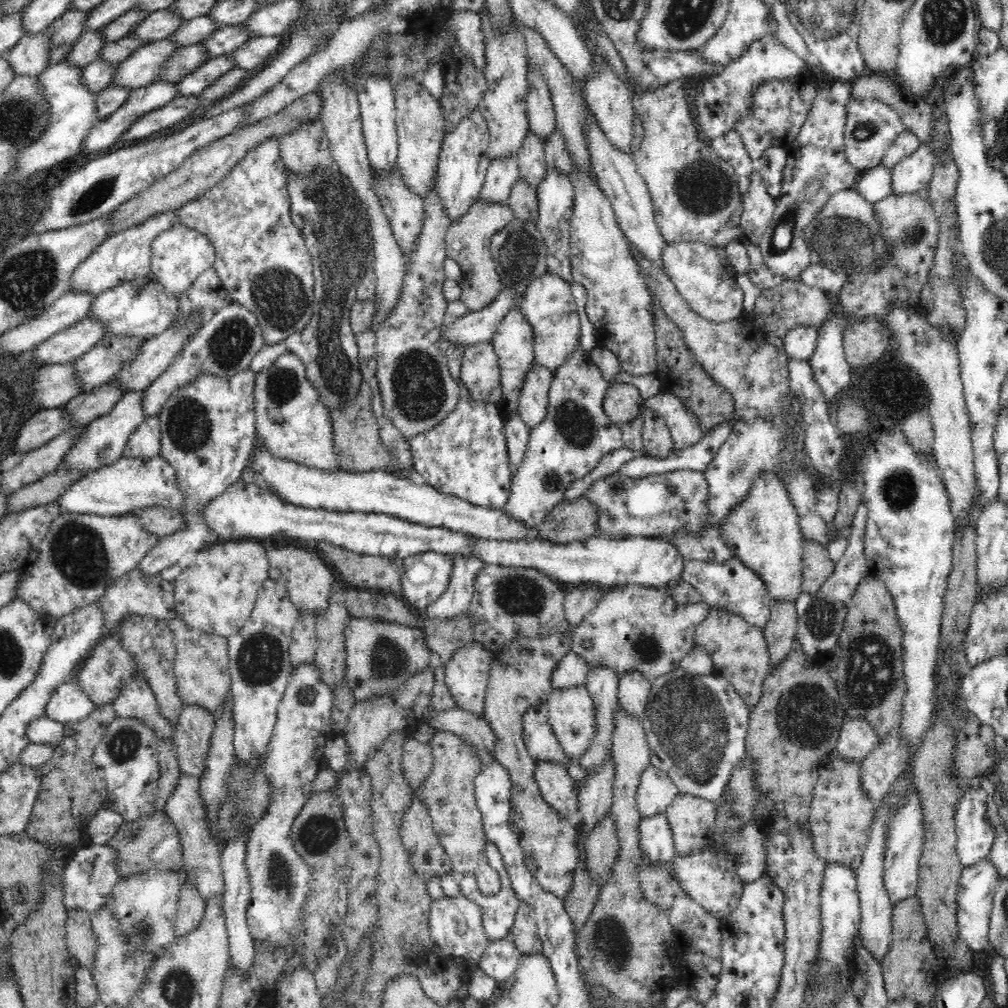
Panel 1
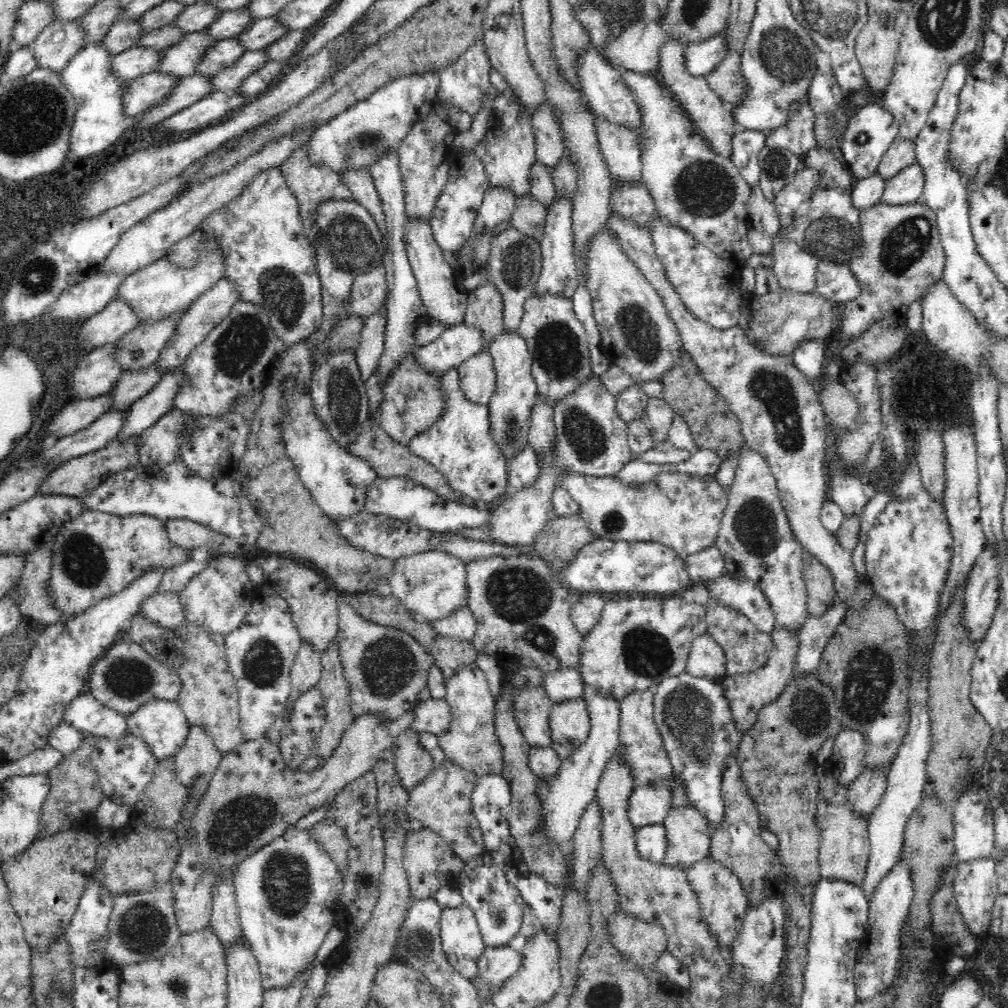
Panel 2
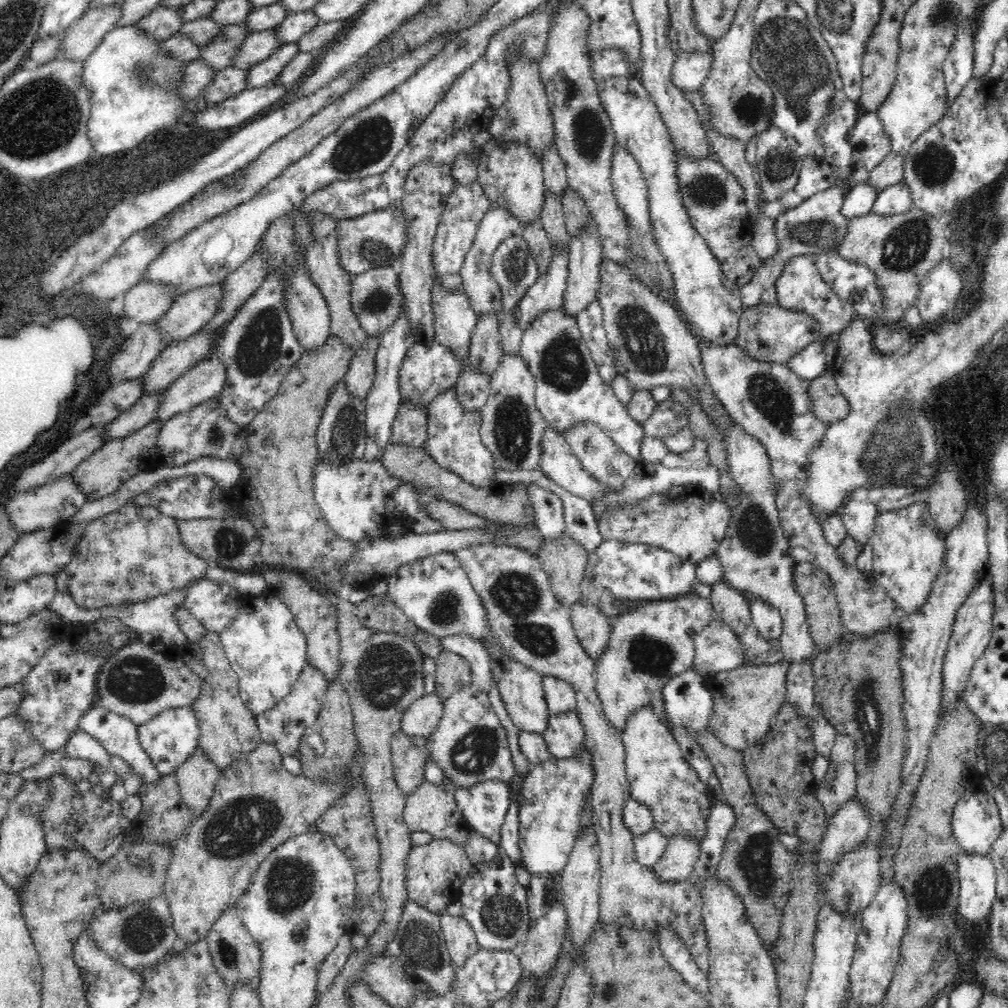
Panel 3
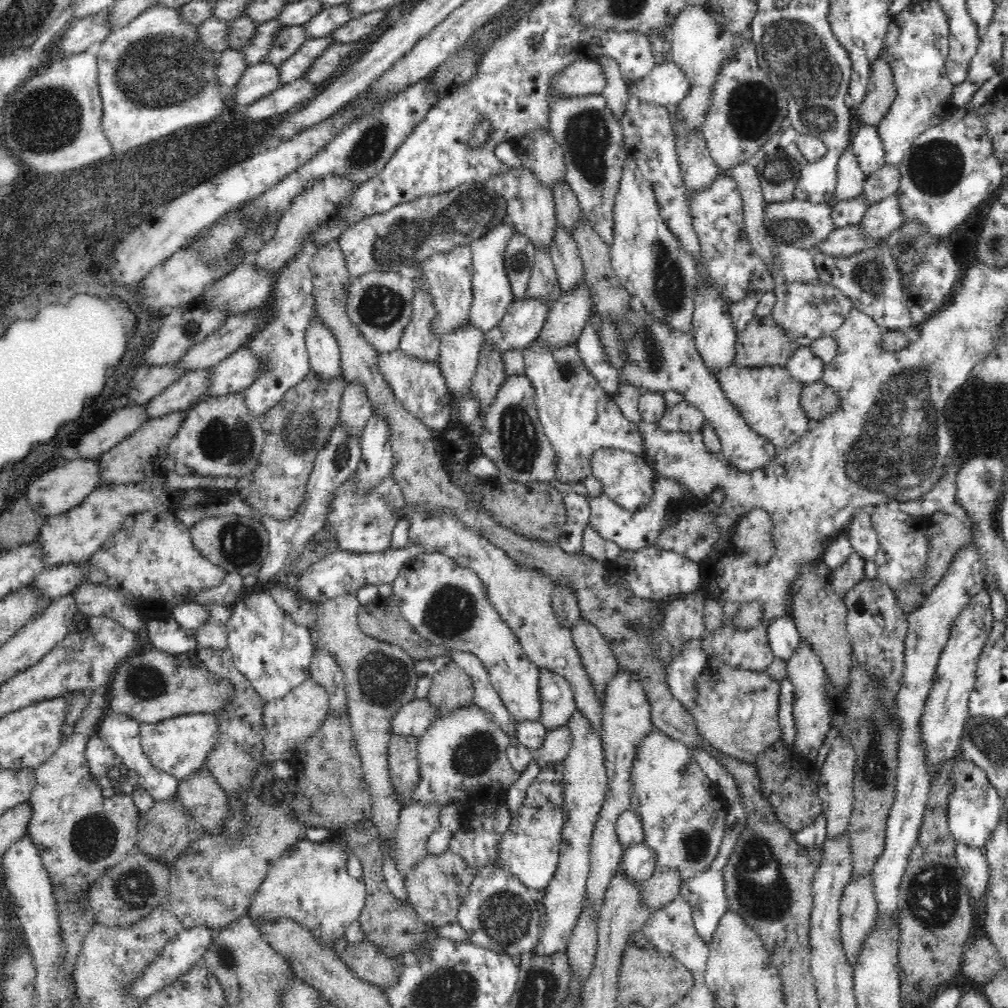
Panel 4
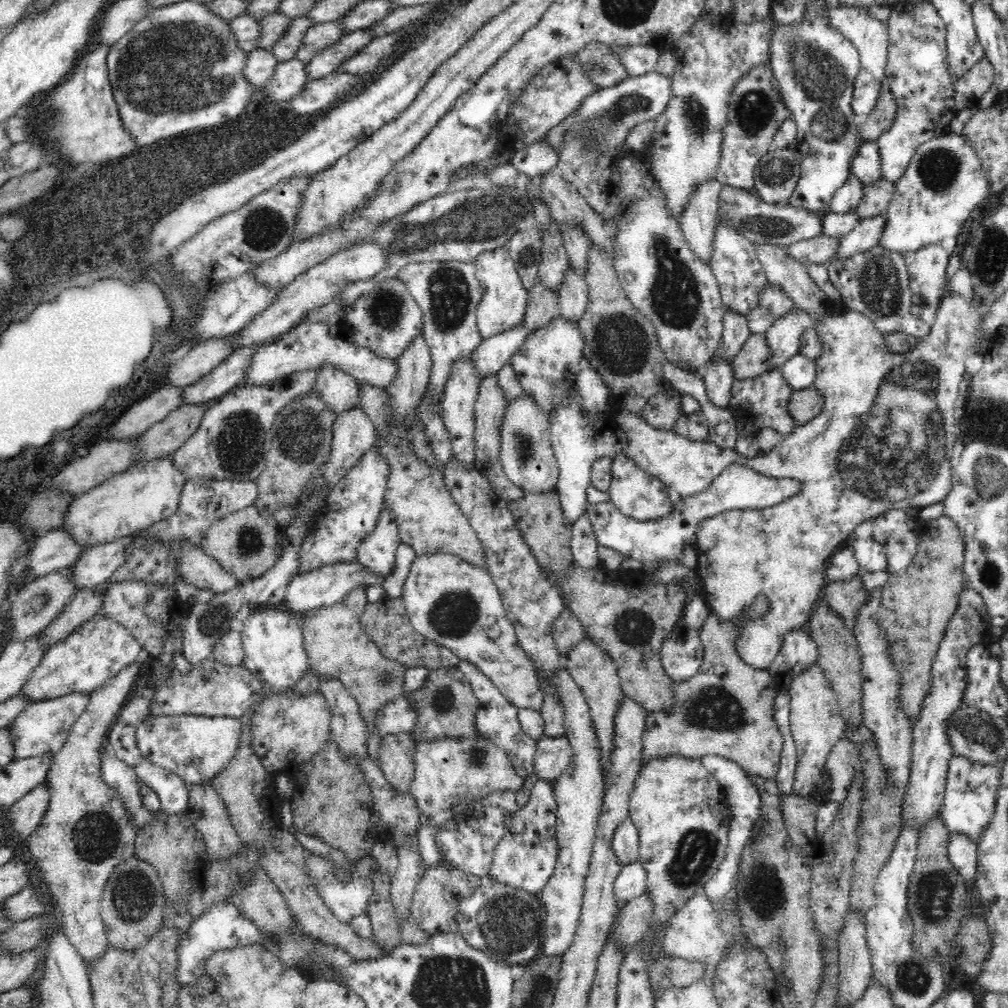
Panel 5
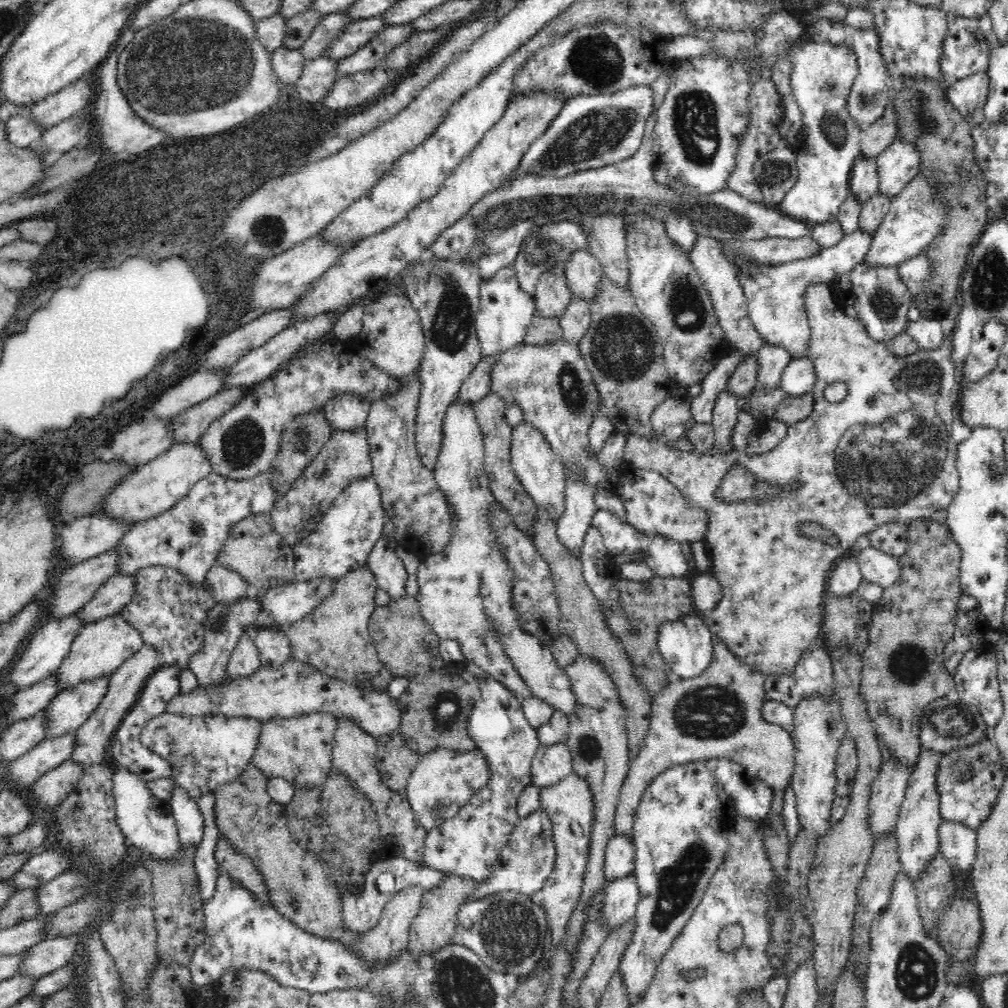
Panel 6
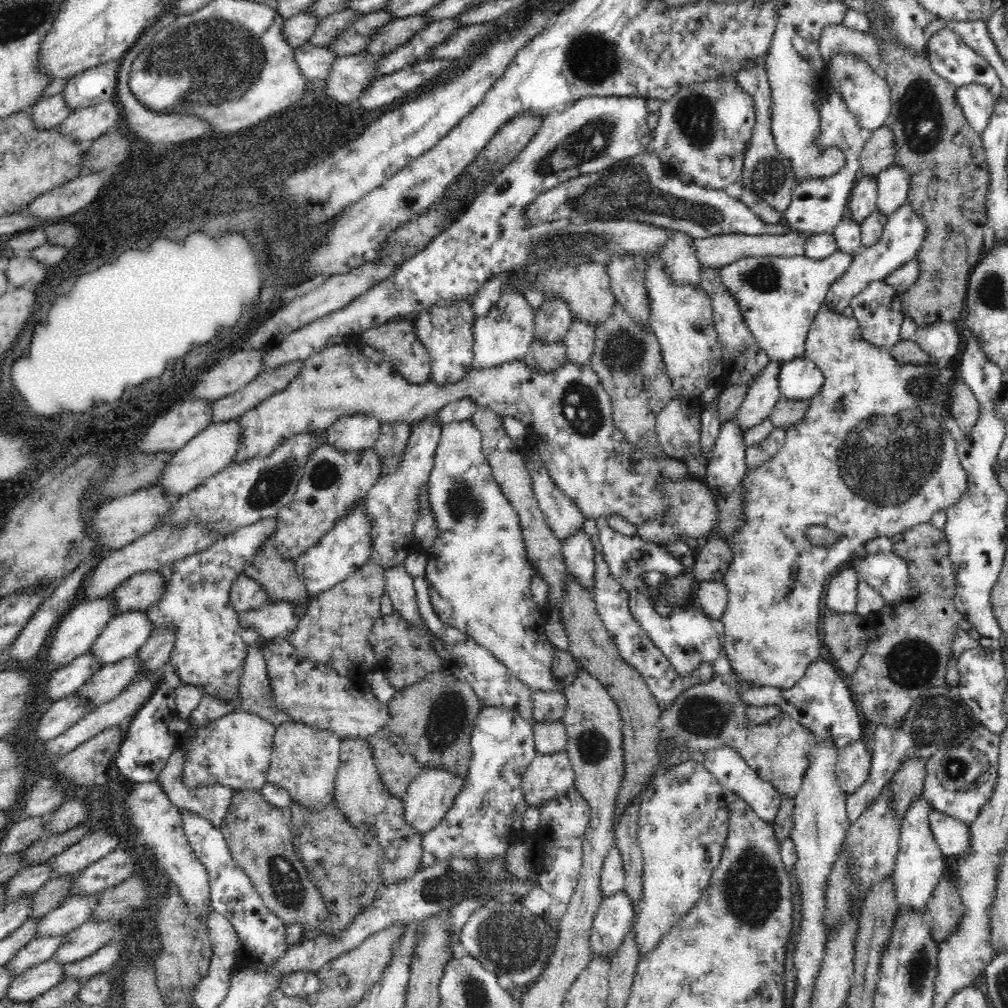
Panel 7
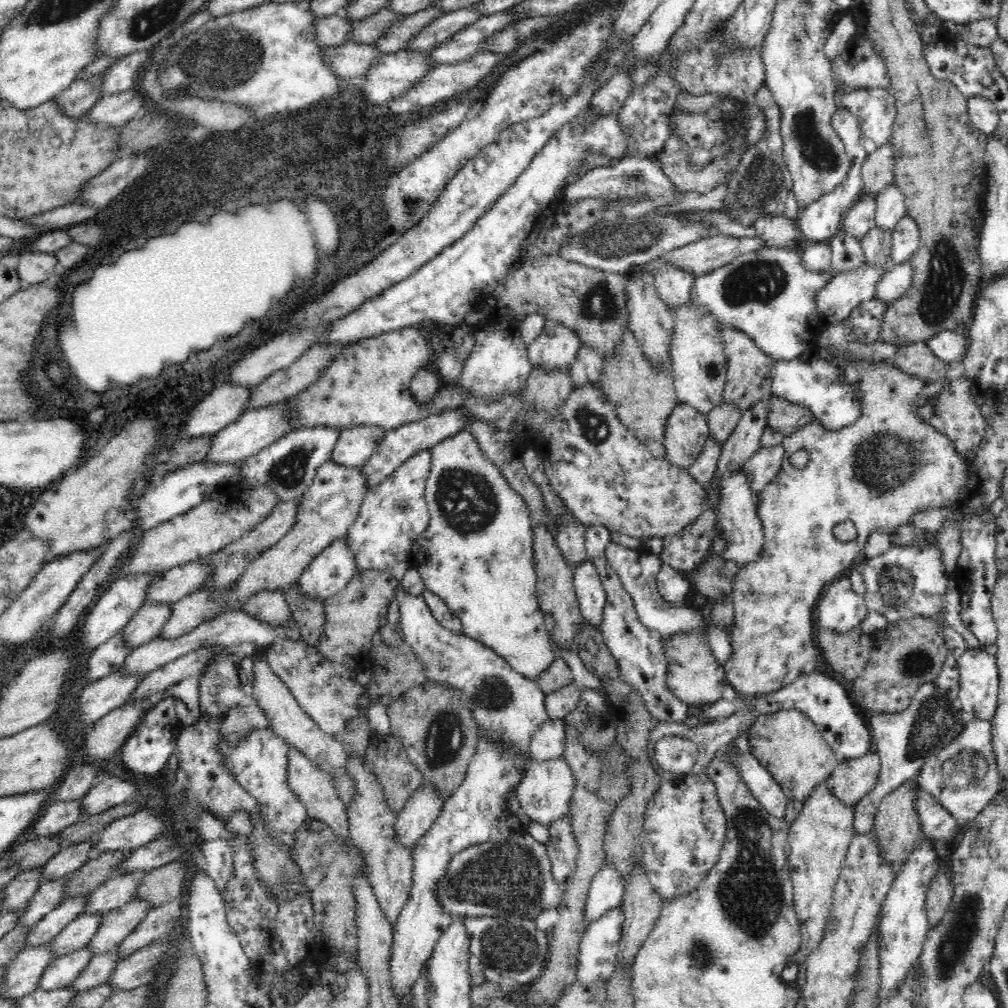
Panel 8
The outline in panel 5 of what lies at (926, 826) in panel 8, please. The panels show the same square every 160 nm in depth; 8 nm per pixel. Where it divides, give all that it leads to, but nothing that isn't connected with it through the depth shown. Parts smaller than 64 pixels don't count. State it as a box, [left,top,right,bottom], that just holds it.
[947,834,977,883]

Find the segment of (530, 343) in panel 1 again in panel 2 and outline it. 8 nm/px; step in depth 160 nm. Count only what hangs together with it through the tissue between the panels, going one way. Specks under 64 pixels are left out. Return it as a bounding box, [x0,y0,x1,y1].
[488,329,538,463]

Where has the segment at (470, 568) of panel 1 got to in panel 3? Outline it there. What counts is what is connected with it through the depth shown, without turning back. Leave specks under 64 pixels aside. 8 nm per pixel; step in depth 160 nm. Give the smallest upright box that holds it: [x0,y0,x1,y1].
[441,633,492,693]

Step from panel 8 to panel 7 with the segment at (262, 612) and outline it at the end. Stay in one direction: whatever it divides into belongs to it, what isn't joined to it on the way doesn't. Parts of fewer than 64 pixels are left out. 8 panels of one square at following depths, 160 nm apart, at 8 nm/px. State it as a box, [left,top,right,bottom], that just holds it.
[230,574,269,612]

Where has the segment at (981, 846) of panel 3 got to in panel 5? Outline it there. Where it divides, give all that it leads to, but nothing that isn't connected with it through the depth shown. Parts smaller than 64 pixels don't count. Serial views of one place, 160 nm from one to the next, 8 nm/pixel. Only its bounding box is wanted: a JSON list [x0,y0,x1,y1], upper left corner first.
[939,756,1003,841]

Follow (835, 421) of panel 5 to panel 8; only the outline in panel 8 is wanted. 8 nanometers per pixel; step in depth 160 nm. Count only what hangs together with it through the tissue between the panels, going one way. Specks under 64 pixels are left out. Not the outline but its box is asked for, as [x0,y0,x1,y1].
[725,349,969,696]

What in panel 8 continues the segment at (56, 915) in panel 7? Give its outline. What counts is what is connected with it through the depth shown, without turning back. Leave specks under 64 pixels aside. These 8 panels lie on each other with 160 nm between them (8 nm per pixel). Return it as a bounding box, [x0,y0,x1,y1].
[82,870,146,915]

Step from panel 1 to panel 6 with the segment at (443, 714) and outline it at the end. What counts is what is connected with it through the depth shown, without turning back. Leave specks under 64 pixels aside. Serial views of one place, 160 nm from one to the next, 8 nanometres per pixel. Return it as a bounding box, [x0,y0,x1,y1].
[166,657,401,738]

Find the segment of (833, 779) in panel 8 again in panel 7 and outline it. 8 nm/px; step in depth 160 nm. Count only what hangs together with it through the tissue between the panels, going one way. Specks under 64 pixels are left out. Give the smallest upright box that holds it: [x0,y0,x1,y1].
[835,738,872,794]

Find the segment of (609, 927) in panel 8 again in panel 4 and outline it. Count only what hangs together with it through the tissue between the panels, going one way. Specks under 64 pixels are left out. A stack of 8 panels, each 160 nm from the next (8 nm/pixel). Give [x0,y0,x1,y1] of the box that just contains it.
[619,842,656,886]

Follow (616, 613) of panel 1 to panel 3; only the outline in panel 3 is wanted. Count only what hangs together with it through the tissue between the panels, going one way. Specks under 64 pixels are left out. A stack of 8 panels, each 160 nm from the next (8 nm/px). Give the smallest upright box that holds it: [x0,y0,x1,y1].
[595,592,715,737]

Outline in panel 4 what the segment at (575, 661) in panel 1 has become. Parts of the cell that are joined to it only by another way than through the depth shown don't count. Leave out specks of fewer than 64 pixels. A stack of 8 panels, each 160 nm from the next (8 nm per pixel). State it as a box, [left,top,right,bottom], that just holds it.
[539,668,577,729]

